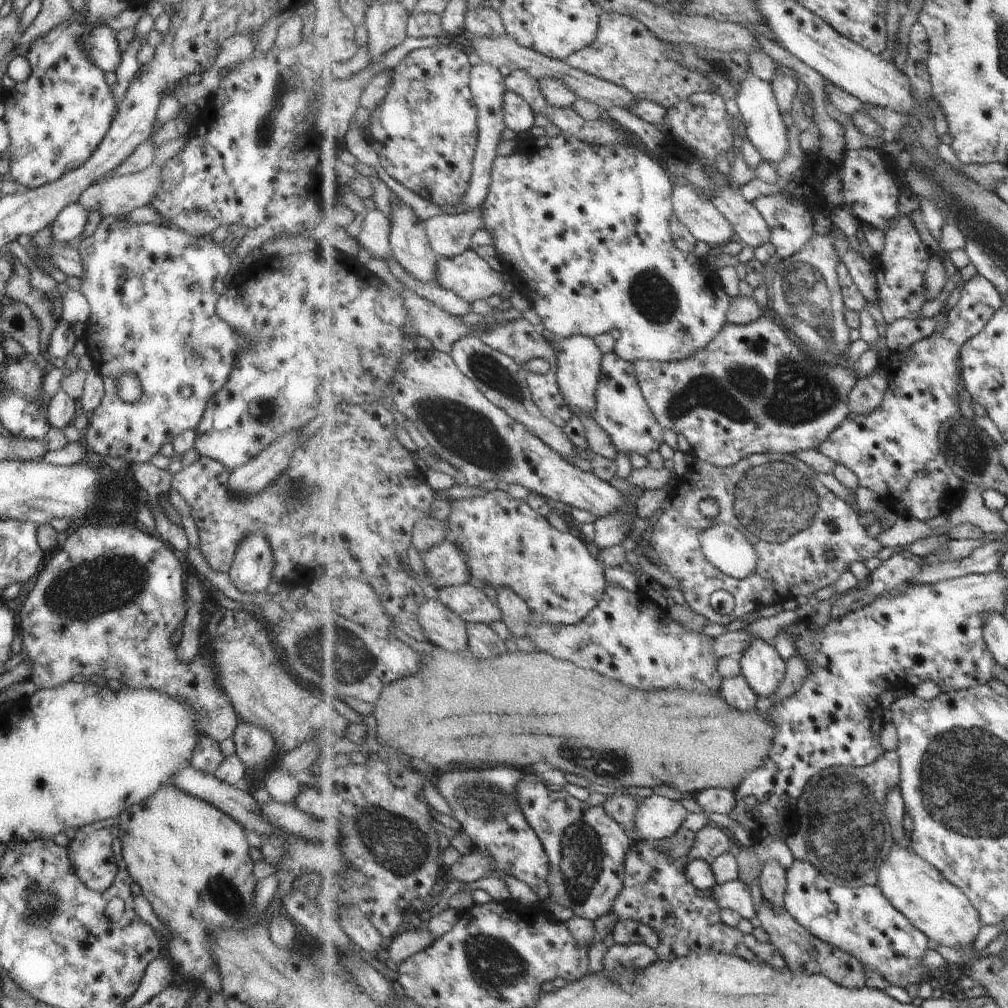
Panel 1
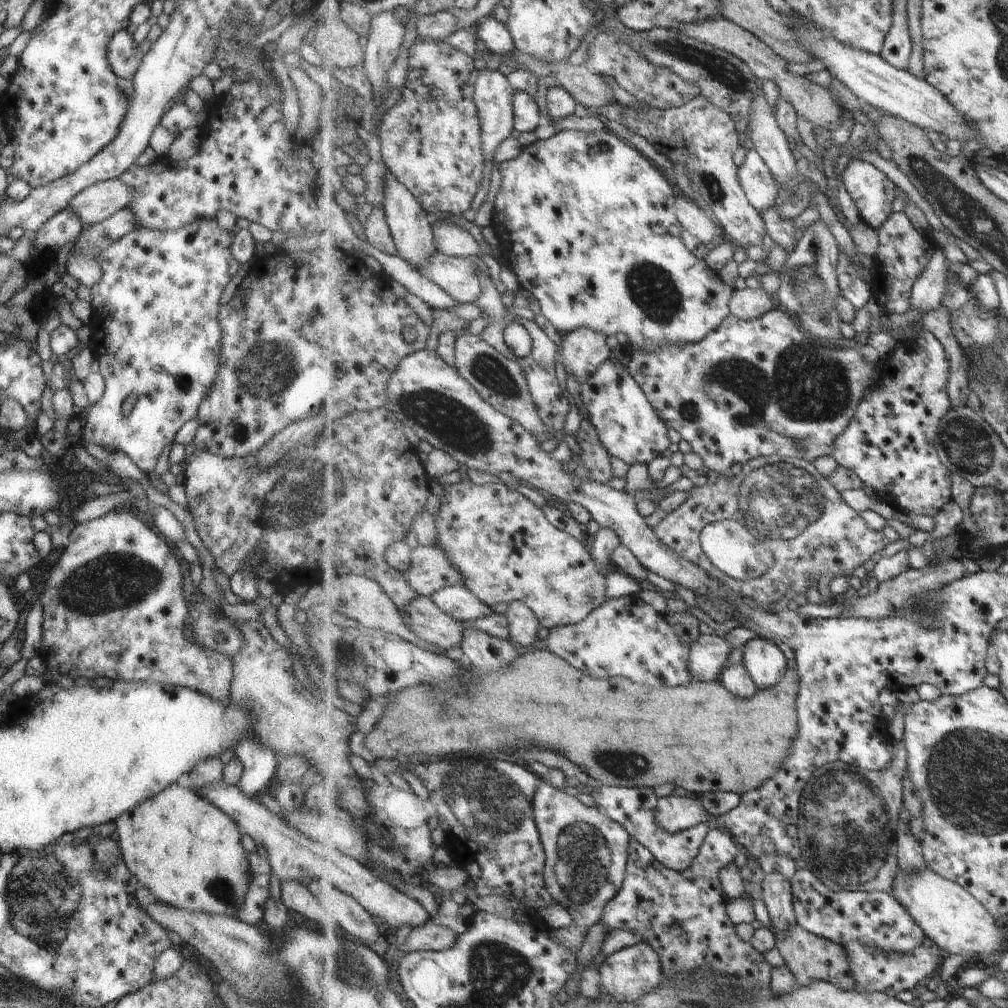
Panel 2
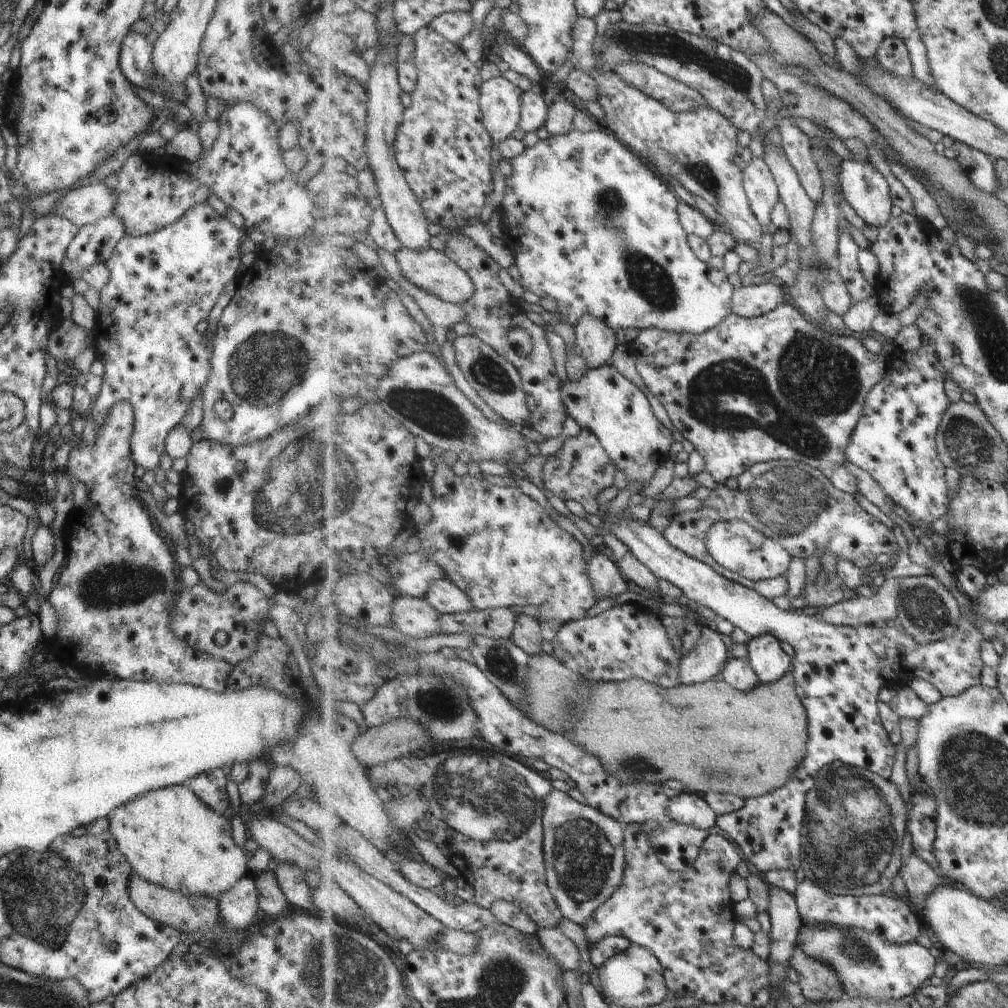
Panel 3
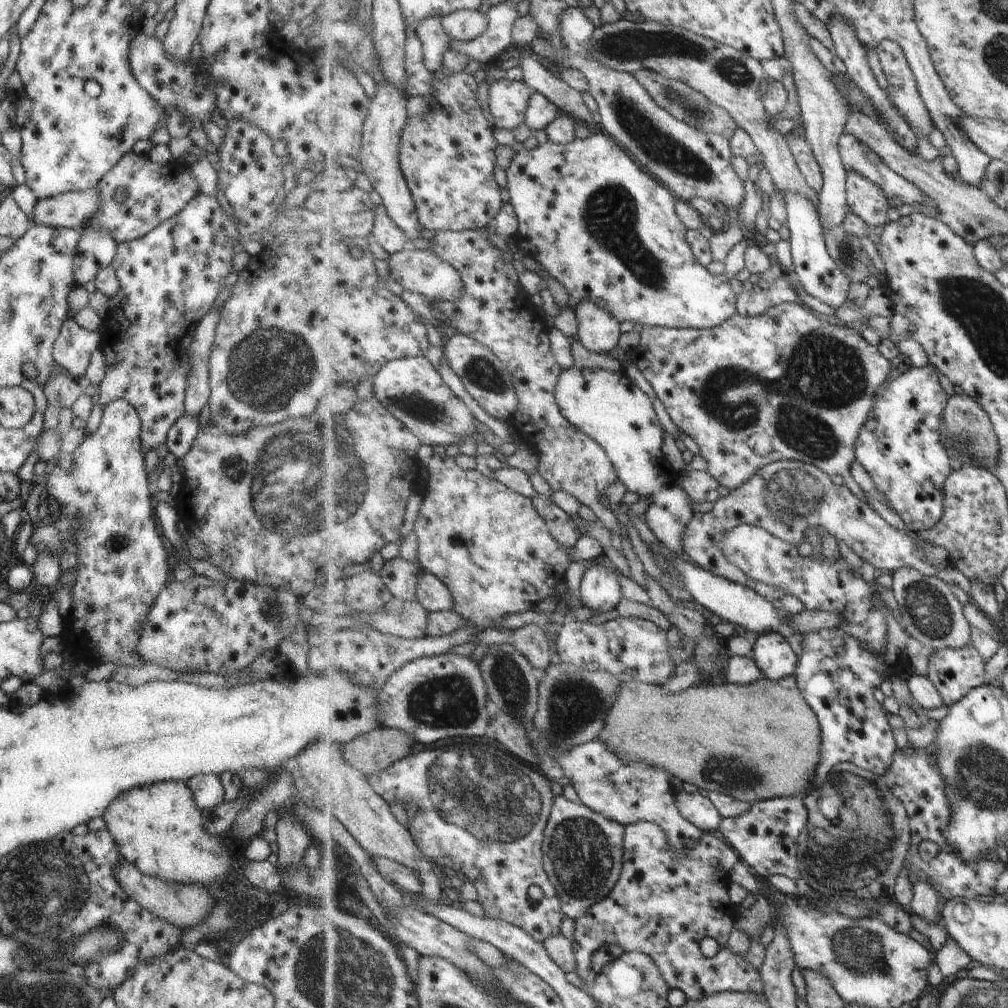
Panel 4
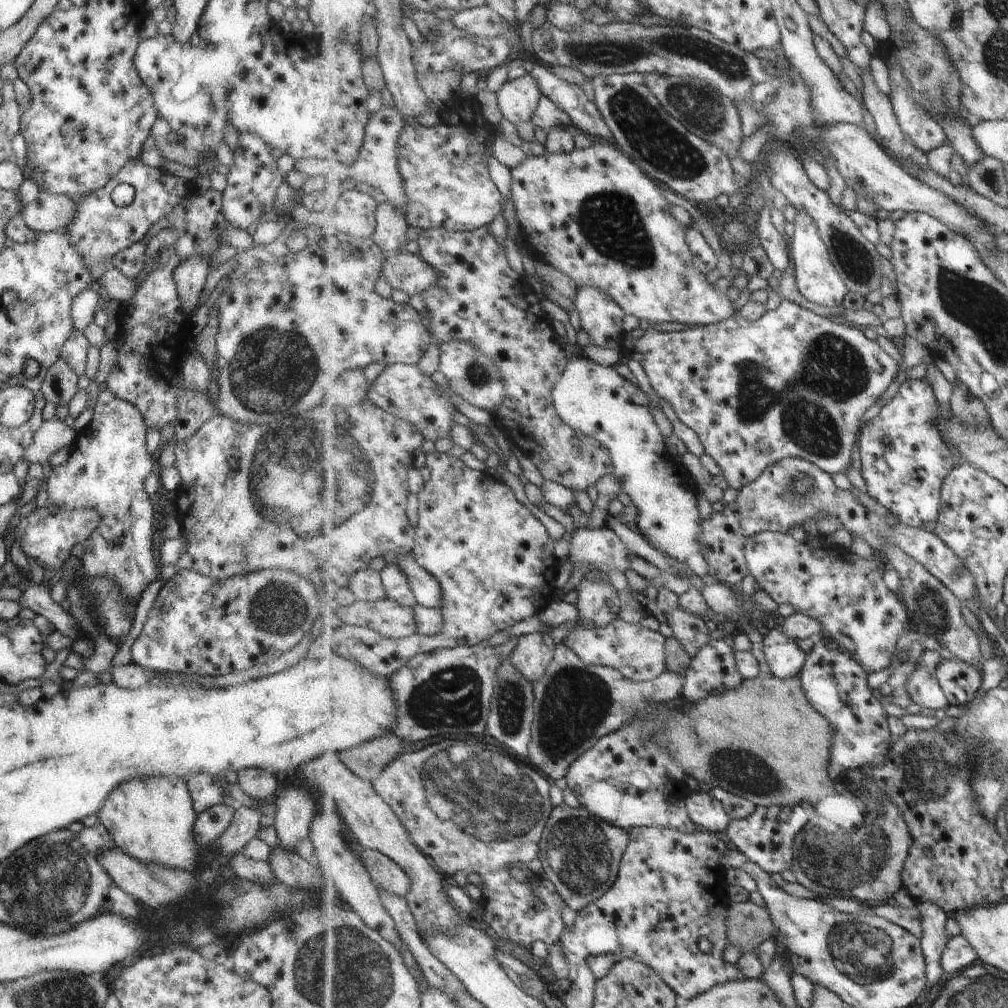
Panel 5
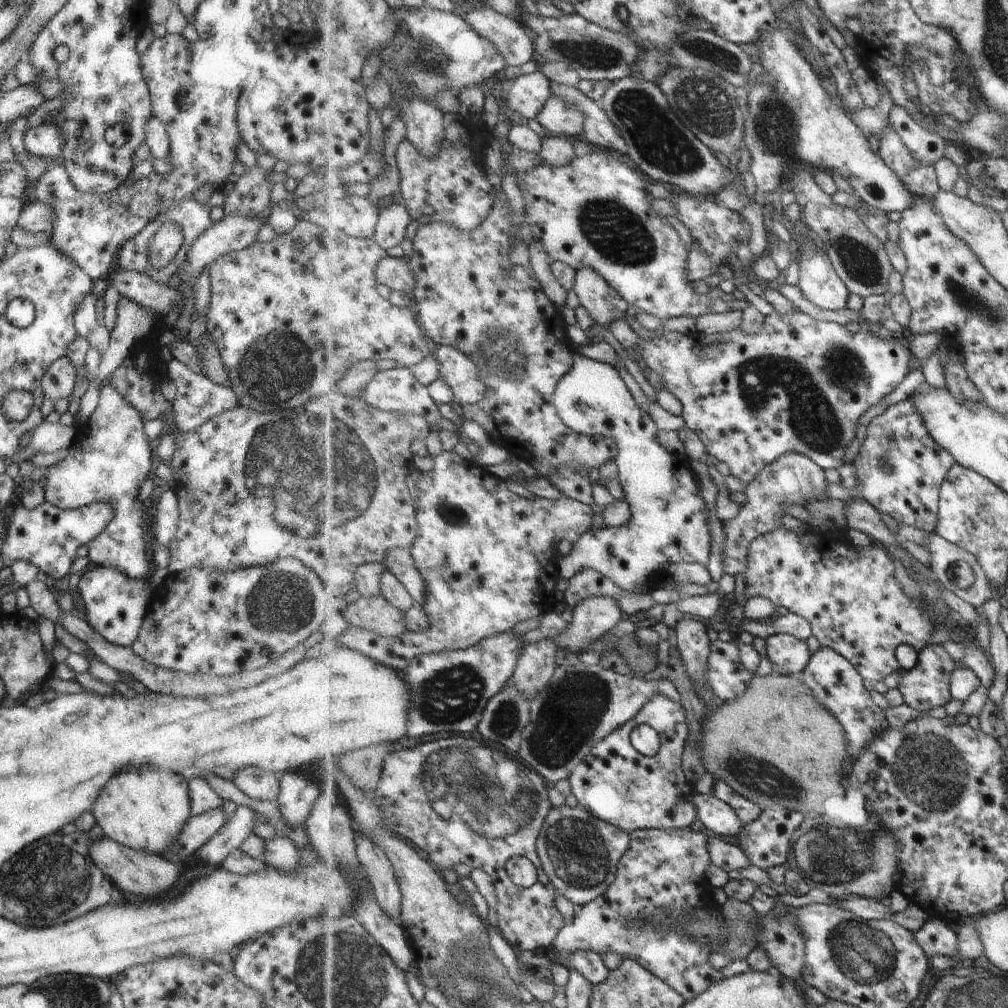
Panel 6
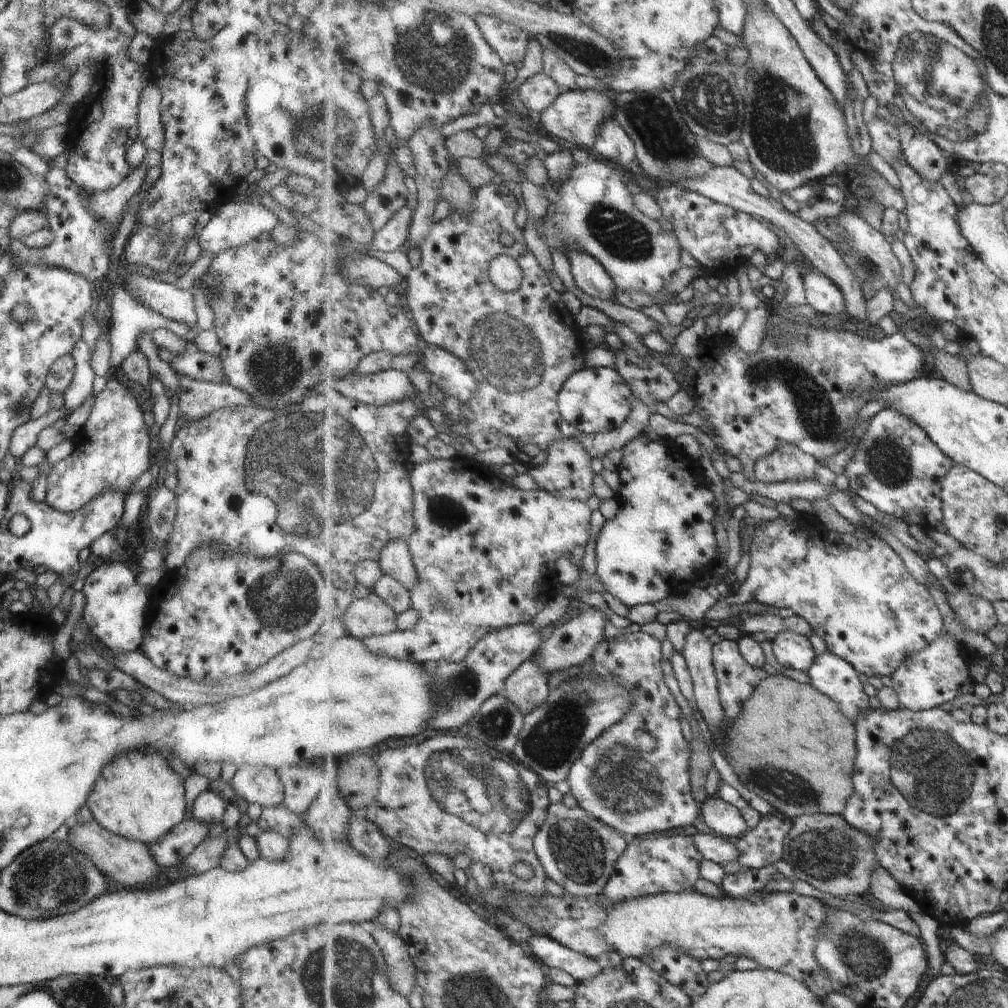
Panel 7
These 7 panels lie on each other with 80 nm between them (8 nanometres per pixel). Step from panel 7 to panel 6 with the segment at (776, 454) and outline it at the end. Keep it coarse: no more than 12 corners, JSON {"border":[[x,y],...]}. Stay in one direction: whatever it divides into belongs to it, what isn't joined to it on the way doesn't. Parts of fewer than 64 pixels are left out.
{"border":[[793,451],[745,489],[723,522],[723,572],[746,574],[749,545],[781,526],[785,503],[823,499],[825,470]]}

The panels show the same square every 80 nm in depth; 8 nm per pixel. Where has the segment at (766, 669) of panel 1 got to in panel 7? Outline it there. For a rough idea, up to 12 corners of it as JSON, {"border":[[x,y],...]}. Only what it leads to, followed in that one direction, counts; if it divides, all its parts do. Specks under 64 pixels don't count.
{"border":[[780,632],[771,645],[785,668],[807,673],[817,658],[809,636]]}

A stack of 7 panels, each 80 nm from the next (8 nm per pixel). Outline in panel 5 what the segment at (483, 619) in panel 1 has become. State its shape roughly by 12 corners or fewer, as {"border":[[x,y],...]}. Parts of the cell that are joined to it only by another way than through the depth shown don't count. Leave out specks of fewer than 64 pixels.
{"border":[[396,556],[419,605],[440,608],[440,582],[414,559]]}

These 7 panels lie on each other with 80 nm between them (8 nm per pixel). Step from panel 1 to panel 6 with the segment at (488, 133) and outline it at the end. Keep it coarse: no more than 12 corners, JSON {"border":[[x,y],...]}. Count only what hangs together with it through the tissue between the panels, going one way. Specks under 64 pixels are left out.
{"border":[[538,69],[514,79],[512,112],[535,119],[553,95]]}

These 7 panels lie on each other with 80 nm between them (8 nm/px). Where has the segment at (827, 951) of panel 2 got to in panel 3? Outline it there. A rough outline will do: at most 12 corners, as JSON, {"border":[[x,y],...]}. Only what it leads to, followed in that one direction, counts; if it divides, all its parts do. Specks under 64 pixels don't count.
{"border":[[798,946],[792,968],[807,1002],[841,1000],[838,974]]}

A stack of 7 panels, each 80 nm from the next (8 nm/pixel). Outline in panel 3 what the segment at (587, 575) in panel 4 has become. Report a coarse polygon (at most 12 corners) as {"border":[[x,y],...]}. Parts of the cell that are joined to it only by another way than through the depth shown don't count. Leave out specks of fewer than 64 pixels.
{"border":[[604,547],[588,575],[599,601],[628,591],[622,570]]}

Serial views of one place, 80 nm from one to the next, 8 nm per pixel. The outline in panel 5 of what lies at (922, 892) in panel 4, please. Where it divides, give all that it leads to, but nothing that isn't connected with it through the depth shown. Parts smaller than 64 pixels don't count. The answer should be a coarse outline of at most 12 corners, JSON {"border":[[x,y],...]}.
{"border":[[915,903],[922,914],[919,938],[928,980],[943,976],[940,960],[952,936],[937,903]]}

